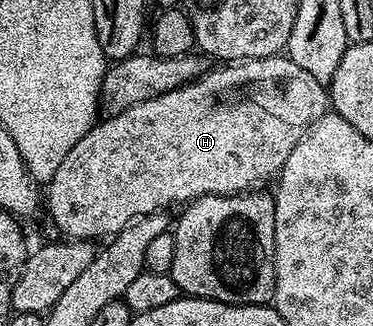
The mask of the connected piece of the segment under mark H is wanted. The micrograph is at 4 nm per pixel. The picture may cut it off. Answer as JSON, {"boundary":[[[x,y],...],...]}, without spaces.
{"boundary":[[[271,55],[265,59],[232,61],[227,65],[217,67],[220,67],[217,71],[205,70],[204,74],[193,83],[186,83],[170,93],[162,93],[157,99],[142,101],[122,113],[101,118],[96,126],[88,130],[86,137],[82,137],[82,141],[74,145],[74,149],[66,153],[62,165],[58,165],[54,177],[46,184],[46,211],[48,207],[47,214],[60,230],[61,236],[69,240],[100,241],[103,235],[114,237],[123,227],[130,226],[143,215],[155,215],[161,209],[168,209],[164,207],[172,207],[175,203],[187,205],[194,199],[201,199],[204,195],[238,195],[263,188],[279,176],[282,165],[286,165],[286,157],[294,153],[294,145],[298,145],[298,141],[302,141],[302,137],[309,131],[312,124],[317,123],[329,110],[329,88],[319,83],[314,77],[310,77],[306,69],[298,69],[298,65],[294,65],[294,61],[287,57]]]}

